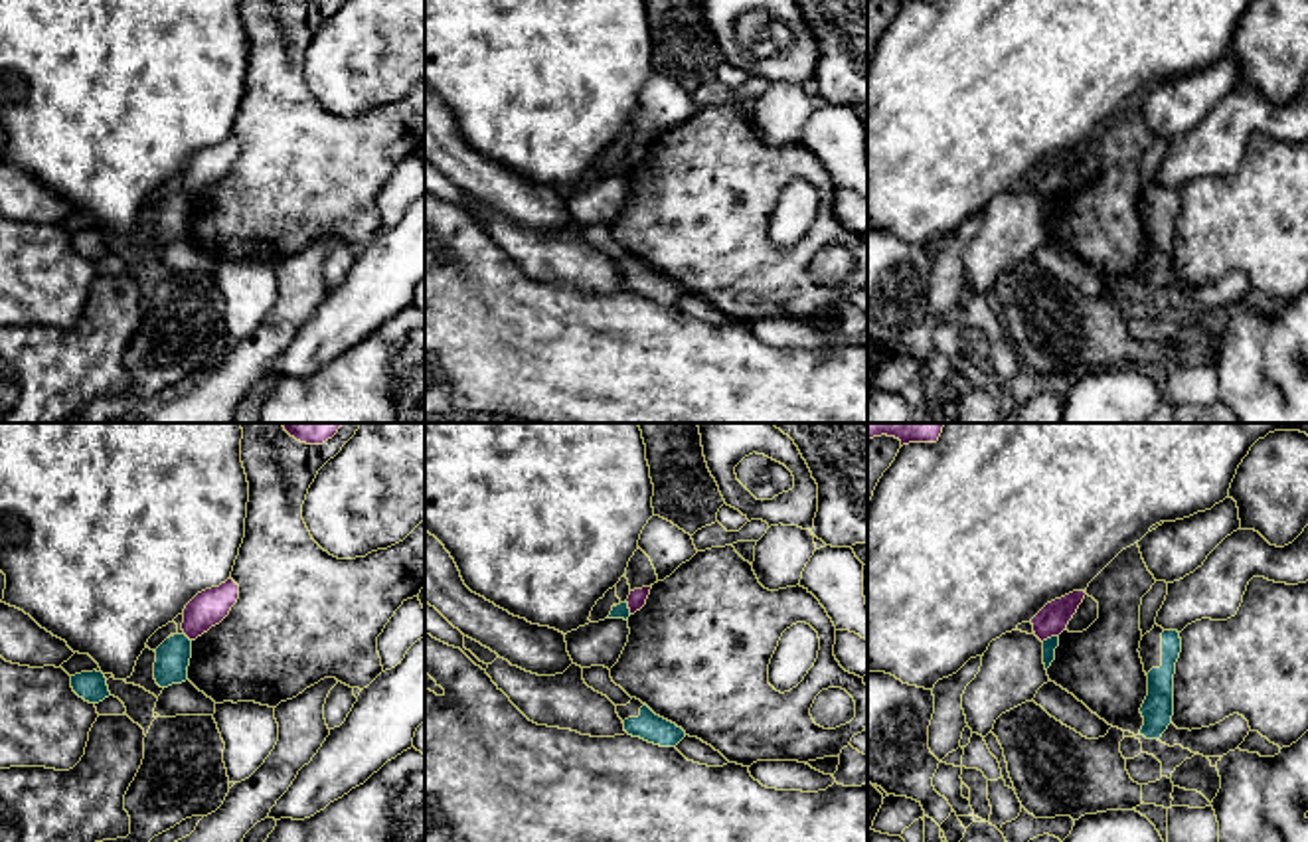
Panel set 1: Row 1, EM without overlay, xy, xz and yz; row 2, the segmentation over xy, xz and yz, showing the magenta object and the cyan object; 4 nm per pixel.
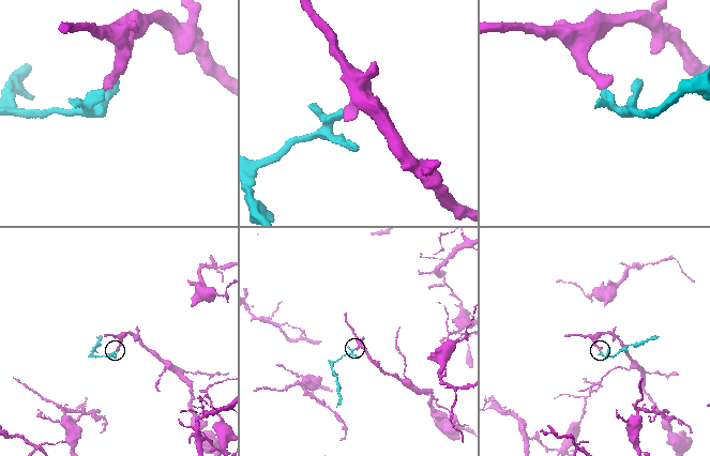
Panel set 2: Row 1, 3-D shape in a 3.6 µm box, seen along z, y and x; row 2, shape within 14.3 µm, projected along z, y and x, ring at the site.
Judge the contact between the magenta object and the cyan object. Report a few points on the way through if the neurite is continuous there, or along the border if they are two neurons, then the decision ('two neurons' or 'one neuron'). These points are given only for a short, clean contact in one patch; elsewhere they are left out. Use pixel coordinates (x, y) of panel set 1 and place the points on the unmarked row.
border along yz (1058, 192), (1042, 198); two neurons

